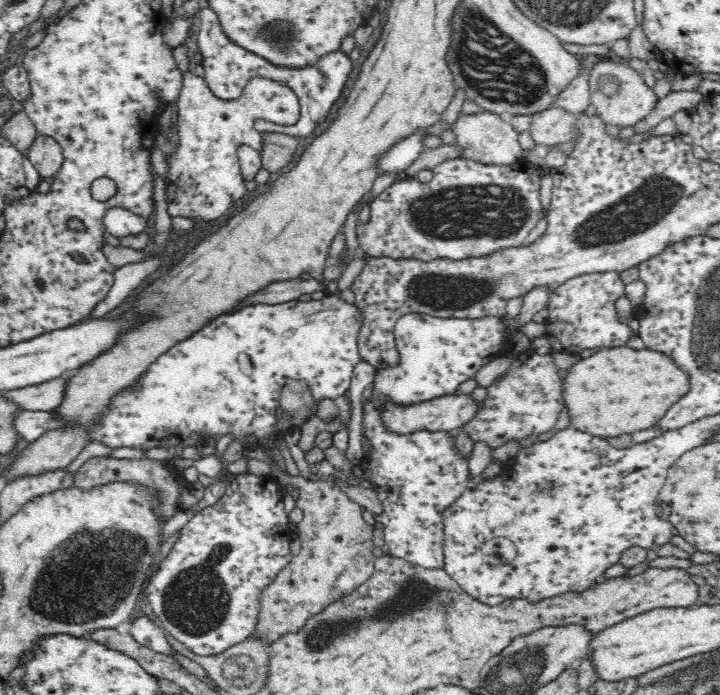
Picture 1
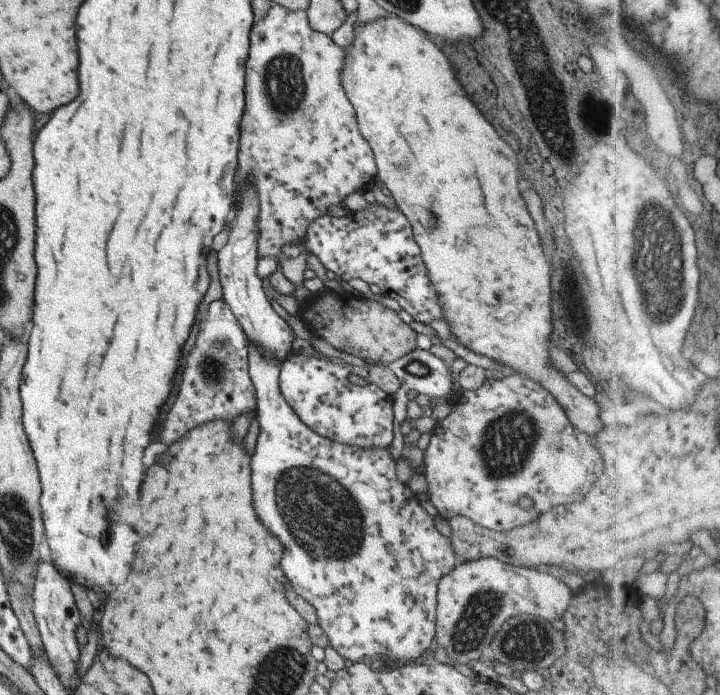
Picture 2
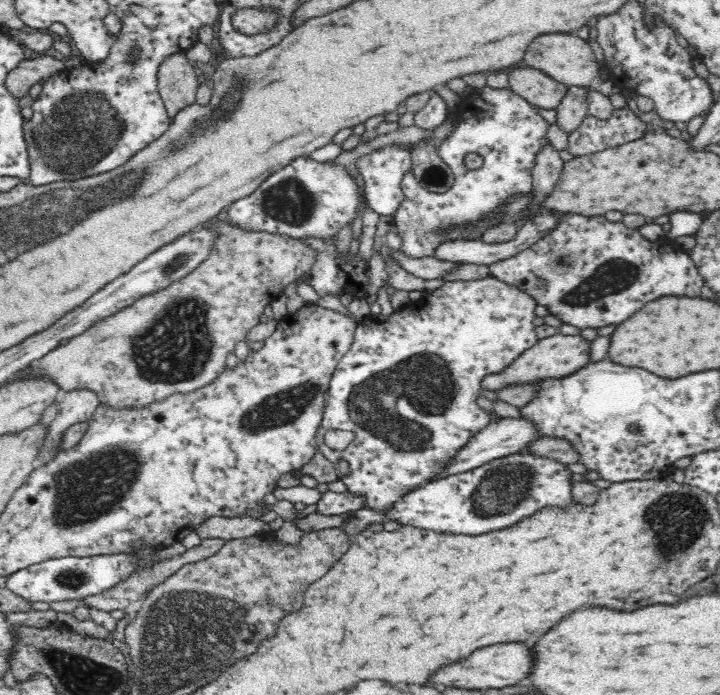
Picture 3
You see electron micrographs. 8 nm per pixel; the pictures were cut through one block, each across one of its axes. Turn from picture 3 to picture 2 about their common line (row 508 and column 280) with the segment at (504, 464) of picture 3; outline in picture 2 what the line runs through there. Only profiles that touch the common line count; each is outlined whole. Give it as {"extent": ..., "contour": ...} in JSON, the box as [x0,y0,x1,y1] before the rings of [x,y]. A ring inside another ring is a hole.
{"extent":[247,340,455,664],"contour":[[[249,340],[247,346],[248,375],[251,384],[254,386],[256,402],[254,408],[259,425],[253,454],[249,461],[252,505],[255,508],[257,518],[267,526],[267,530],[271,530],[279,538],[279,542],[283,546],[283,558],[281,558],[283,576],[289,580],[291,588],[313,607],[318,620],[317,624],[329,639],[331,648],[335,649],[335,652],[342,656],[347,664],[368,661],[375,654],[388,661],[394,660],[397,664],[413,663],[415,658],[419,658],[427,650],[427,647],[431,644],[431,639],[435,636],[436,584],[455,564],[454,550],[450,538],[442,536],[435,529],[433,525],[434,517],[430,516],[419,505],[419,500],[415,498],[406,484],[397,480],[395,477],[395,462],[391,459],[387,447],[359,448],[344,445],[333,442],[330,438],[322,437],[314,430],[309,430],[309,427],[297,418],[297,415],[285,402],[279,390],[278,374],[283,360],[280,361],[275,355],[268,353]]]}

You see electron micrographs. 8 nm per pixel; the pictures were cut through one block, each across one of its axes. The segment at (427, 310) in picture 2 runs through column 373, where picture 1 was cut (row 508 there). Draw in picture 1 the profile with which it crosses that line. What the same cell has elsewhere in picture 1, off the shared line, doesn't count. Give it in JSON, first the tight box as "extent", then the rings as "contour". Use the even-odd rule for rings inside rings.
{"extent":[144,472,294,657],"contour":[[[247,472],[237,475],[229,474],[226,481],[227,485],[220,500],[212,506],[207,506],[198,511],[196,515],[178,531],[178,541],[164,559],[161,568],[149,578],[149,585],[146,586],[144,590],[152,605],[155,618],[162,623],[162,627],[166,628],[166,631],[176,638],[178,642],[186,644],[194,653],[207,657],[224,652],[227,648],[230,648],[230,646],[235,646],[235,644],[242,642],[245,638],[253,636],[253,633],[256,631],[256,626],[258,626],[258,616],[260,616],[262,609],[262,599],[260,599],[262,592],[266,590],[266,586],[270,586],[270,584],[276,580],[276,576],[290,564],[293,558],[289,550],[290,542],[292,542],[294,534],[293,530],[290,529],[291,524],[290,519],[286,515],[282,484],[280,484],[278,478],[274,478],[272,475],[258,476]]]}

